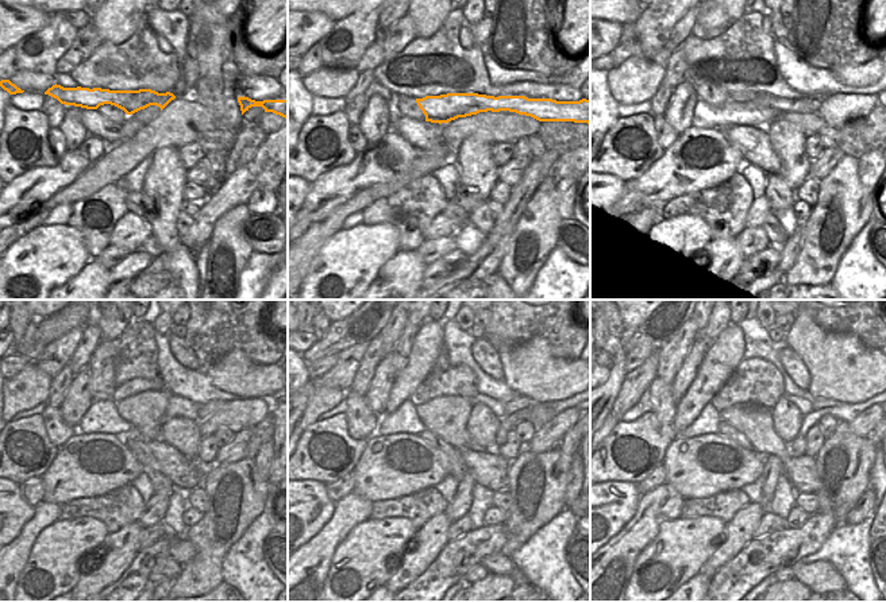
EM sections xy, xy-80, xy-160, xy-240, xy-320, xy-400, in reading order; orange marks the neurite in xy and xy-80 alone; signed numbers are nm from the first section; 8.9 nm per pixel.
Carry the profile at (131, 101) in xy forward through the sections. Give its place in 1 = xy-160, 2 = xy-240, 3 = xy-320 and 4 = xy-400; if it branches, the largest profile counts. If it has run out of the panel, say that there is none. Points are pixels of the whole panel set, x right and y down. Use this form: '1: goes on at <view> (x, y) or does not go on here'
1: goes on at xy-160 (781, 105)
2: goes on at xy-240 (210, 408)
3: goes on at xy-320 (520, 402)
4: goes on at xy-400 (819, 402)

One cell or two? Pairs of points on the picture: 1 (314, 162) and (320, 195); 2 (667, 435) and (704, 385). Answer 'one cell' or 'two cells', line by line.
1: two cells
2: two cells

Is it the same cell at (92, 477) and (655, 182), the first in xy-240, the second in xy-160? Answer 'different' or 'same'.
same

